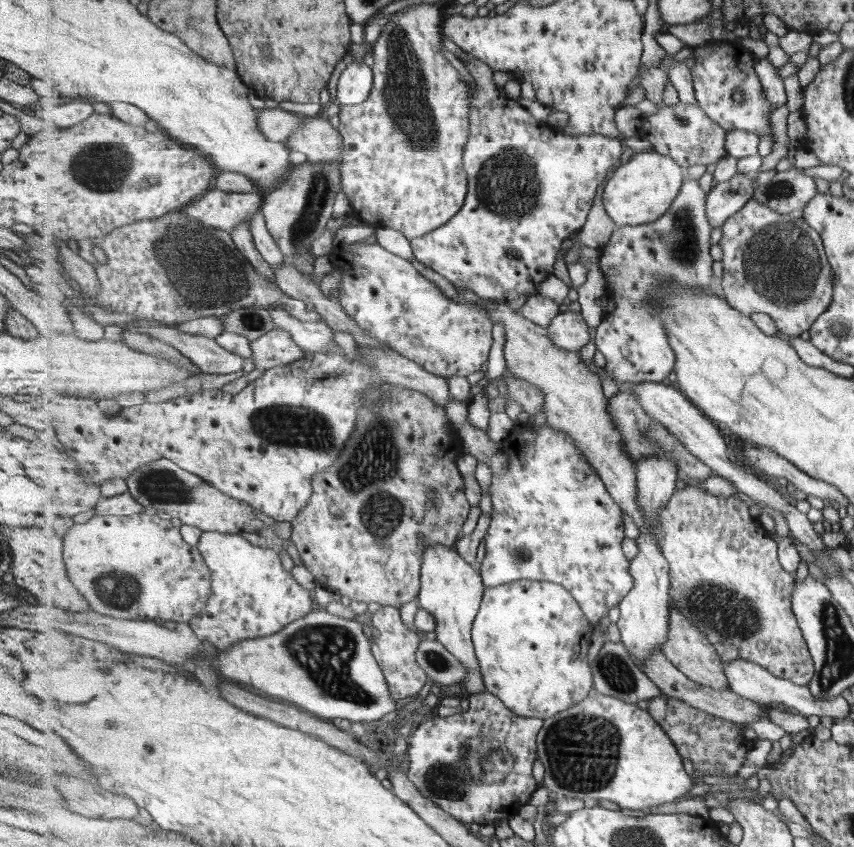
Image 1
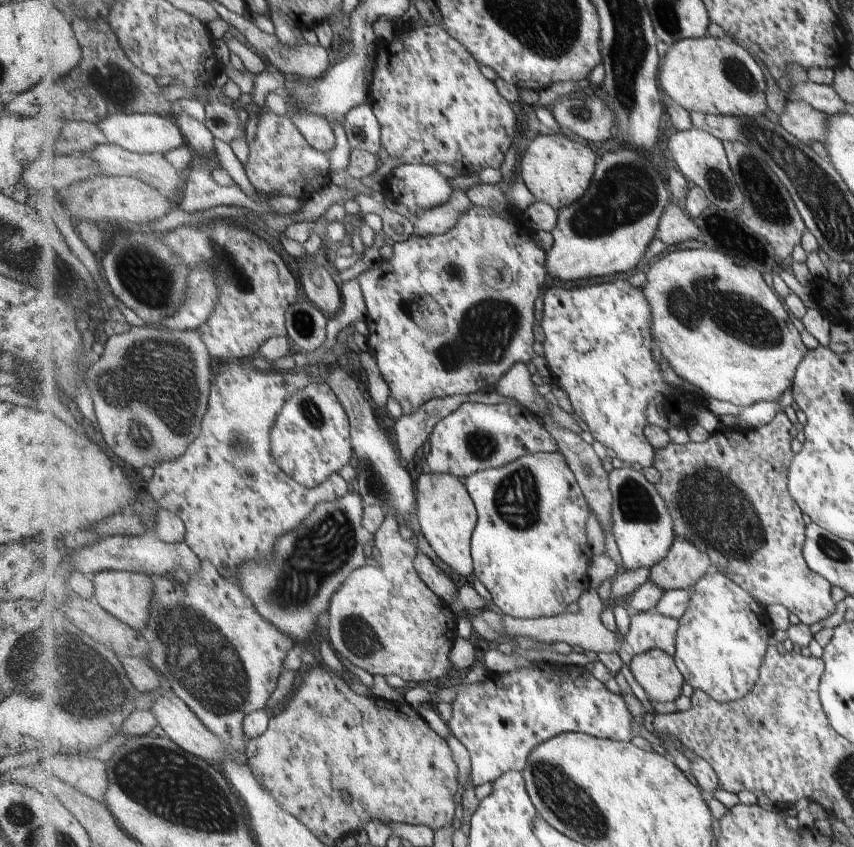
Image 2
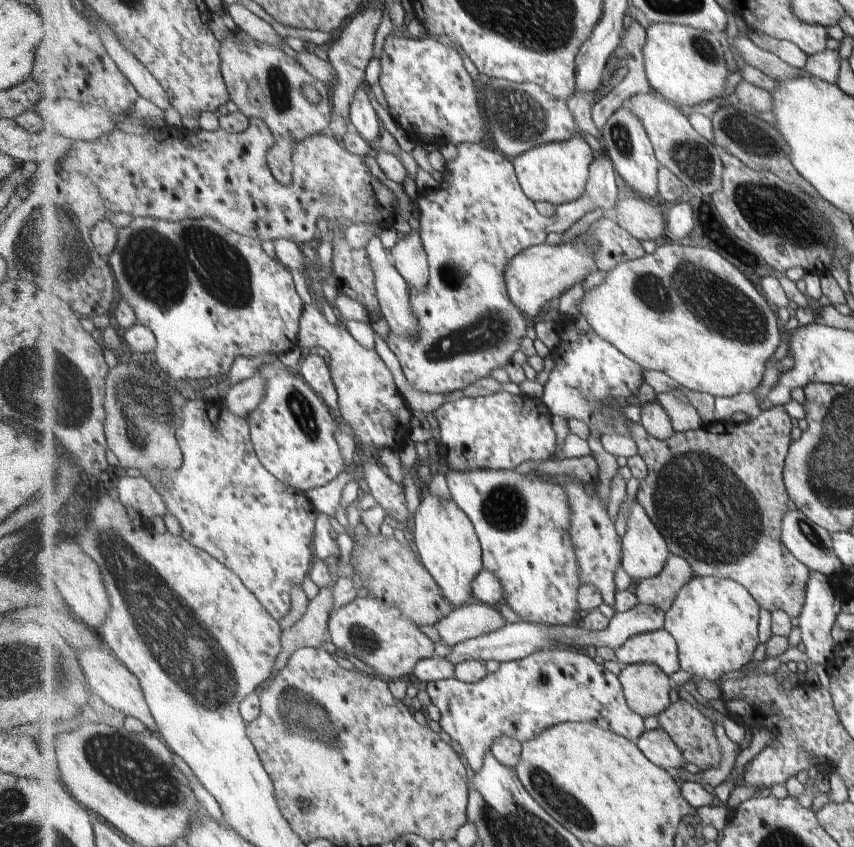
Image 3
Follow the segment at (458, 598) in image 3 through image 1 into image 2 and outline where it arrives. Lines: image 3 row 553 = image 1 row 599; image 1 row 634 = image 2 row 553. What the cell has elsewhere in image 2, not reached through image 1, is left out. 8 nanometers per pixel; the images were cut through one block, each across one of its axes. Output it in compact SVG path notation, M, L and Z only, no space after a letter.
M425 468L416 480L418 517L422 532L432 550L452 571L461 576L474 574L474 556L472 555L472 536L478 523L478 508L471 498L464 480L449 473L434 473Z

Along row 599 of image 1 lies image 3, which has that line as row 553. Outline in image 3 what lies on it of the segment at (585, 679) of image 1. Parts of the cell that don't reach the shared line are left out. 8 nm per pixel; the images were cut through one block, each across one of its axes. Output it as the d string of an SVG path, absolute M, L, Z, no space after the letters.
M479 469L473 471L451 471L445 473L448 486L452 495L452 500L470 517L475 529L478 532L480 541L482 542L484 568L490 569L502 581L503 587L506 589L507 604L509 604L512 614L511 617L521 622L528 622L538 625L568 625L575 620L577 612L581 612L579 607L578 593L583 583L579 579L580 567L573 549L570 538L570 521L571 510L565 490L553 480L553 477L536 475L533 478L525 478L523 474L514 472L510 469Z

